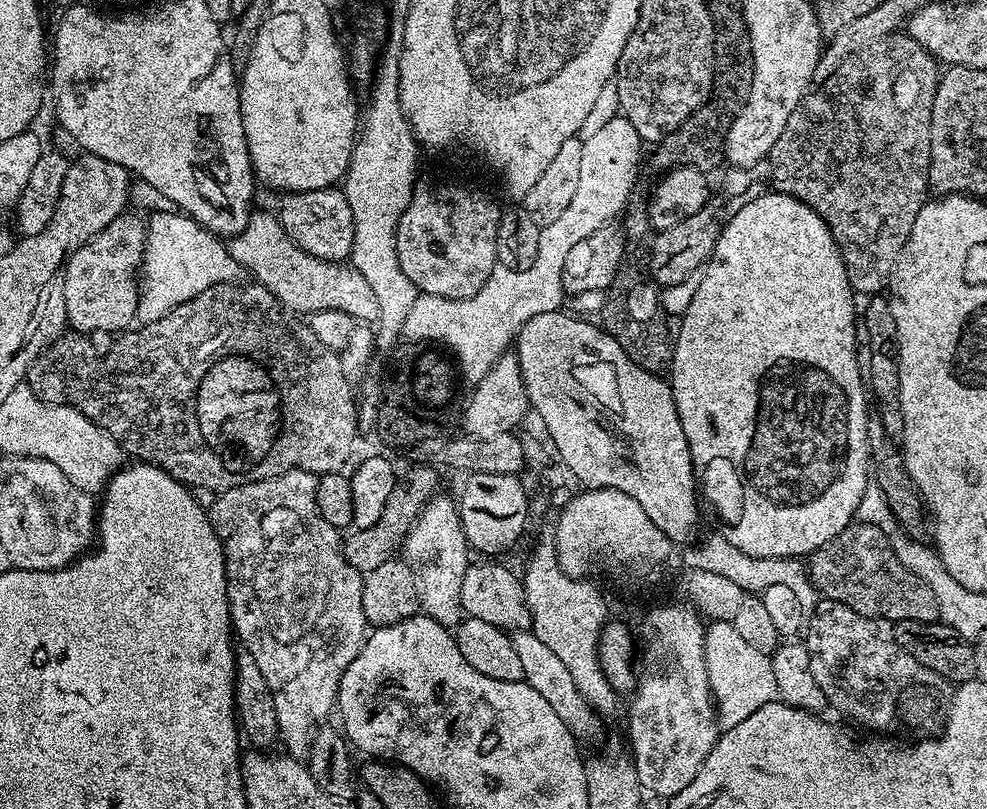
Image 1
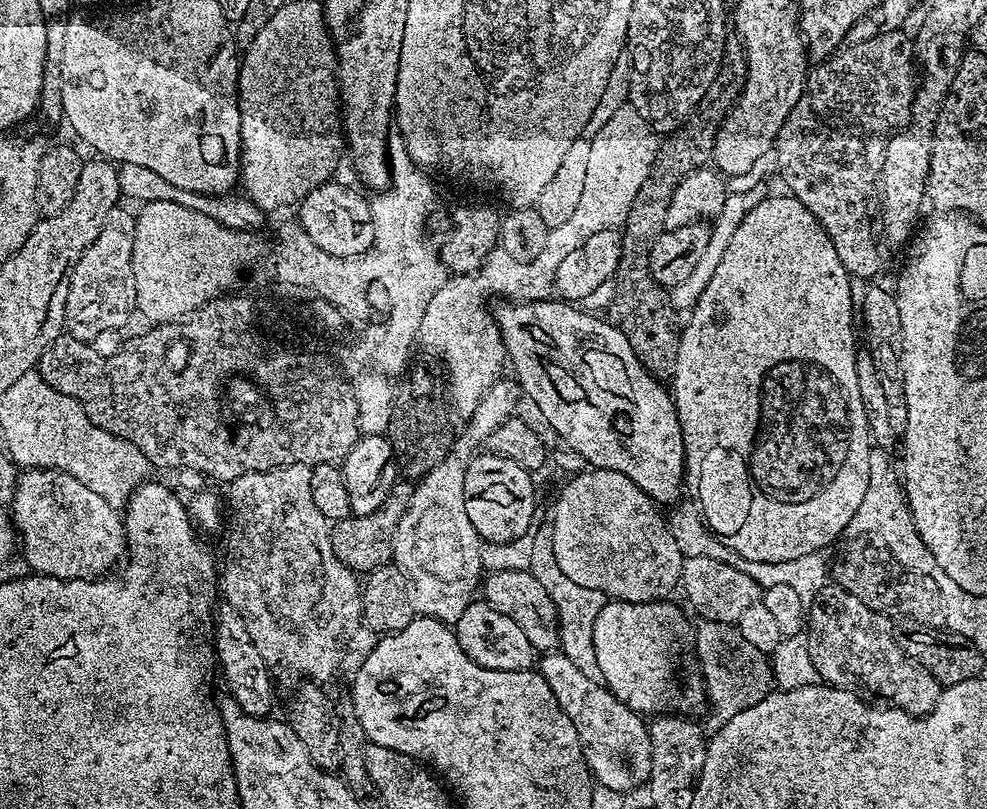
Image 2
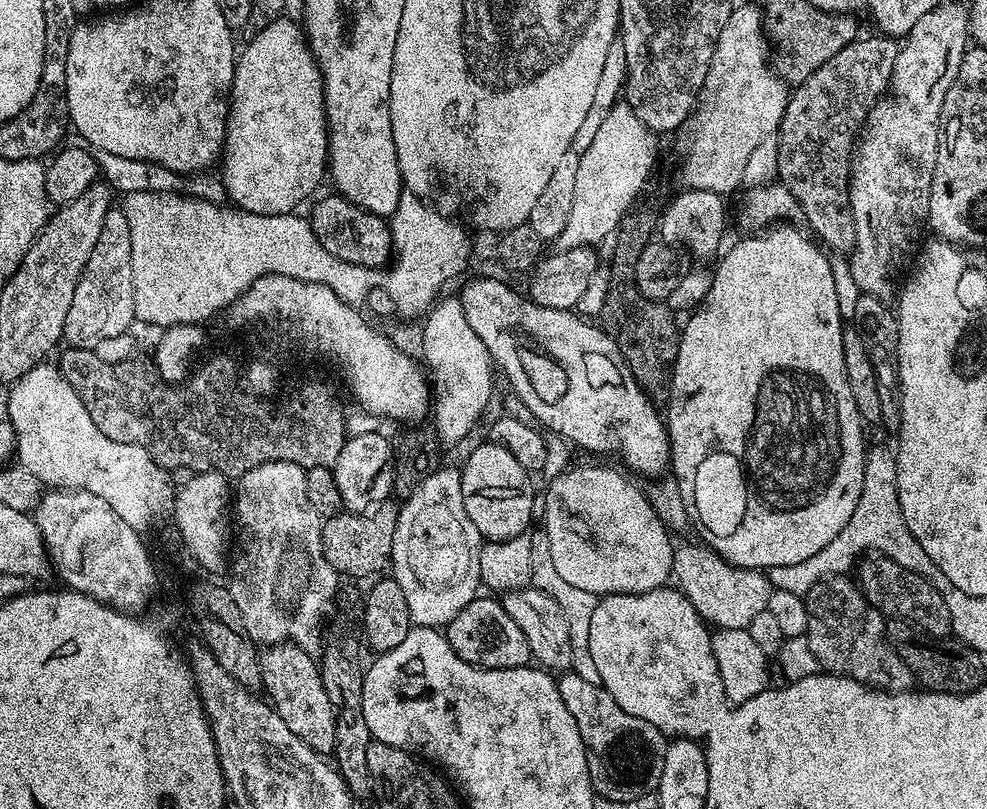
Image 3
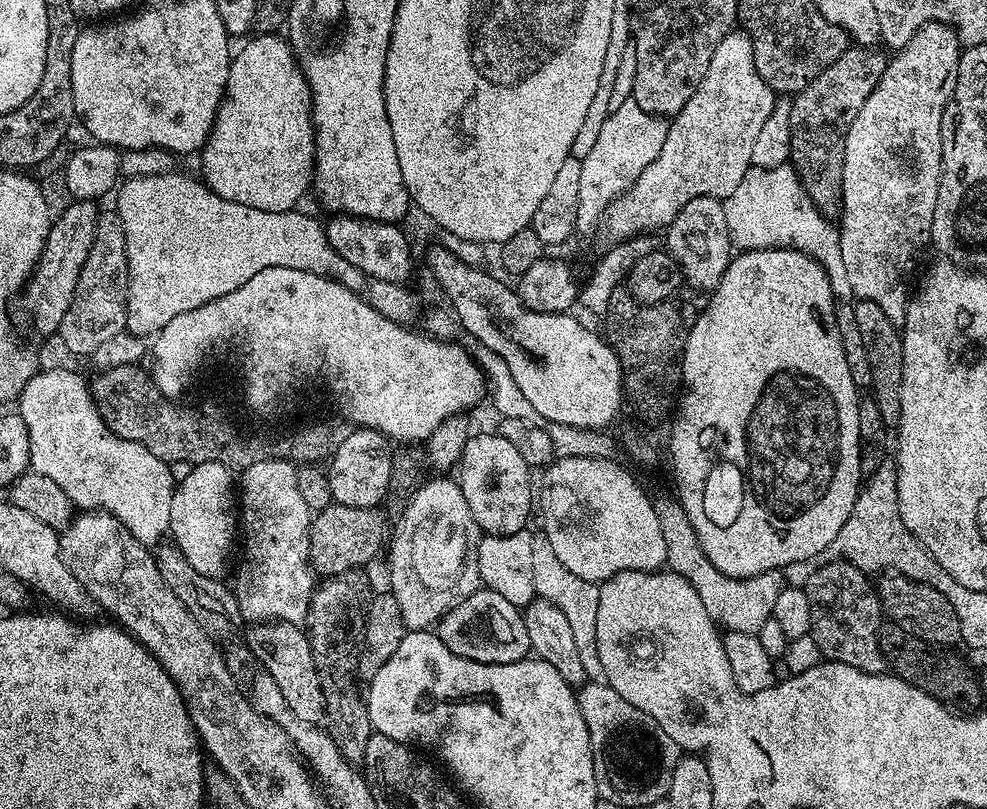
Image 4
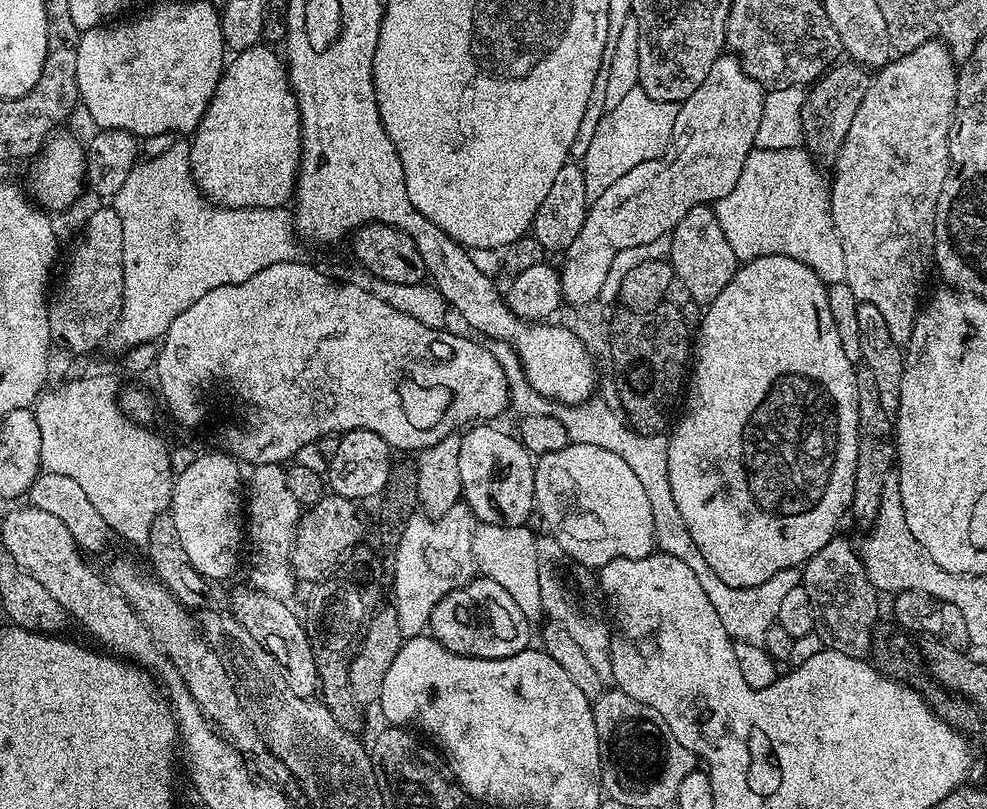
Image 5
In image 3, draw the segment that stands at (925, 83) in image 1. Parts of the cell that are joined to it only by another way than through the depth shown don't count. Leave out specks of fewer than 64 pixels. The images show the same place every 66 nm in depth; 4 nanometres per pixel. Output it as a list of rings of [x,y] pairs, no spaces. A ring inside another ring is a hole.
[[[873,34],[863,38],[857,38],[852,43],[846,45],[842,50],[838,50],[838,54],[834,54],[834,58],[830,58],[830,62],[826,62],[818,70],[814,70],[814,74],[810,74],[810,78],[806,78],[803,86],[797,87],[795,91],[788,97],[788,105],[784,111],[784,117],[778,129],[778,139],[776,145],[778,146],[778,180],[781,185],[787,188],[788,194],[792,195],[799,204],[799,211],[808,219],[807,227],[815,234],[815,237],[823,244],[825,249],[831,250],[836,254],[851,253],[854,246],[854,218],[852,211],[848,205],[848,182],[852,178],[852,158],[854,149],[858,143],[858,137],[861,135],[862,129],[868,119],[868,113],[871,112],[872,107],[876,105],[880,99],[889,91],[892,75],[894,74],[894,62],[900,53],[900,44],[891,36],[881,34]]]

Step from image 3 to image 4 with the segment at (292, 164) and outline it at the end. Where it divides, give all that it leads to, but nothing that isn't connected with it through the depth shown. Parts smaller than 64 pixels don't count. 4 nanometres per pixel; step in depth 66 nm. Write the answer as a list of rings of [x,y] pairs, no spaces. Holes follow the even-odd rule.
[[[253,35],[247,41],[244,49],[237,51],[232,58],[228,85],[224,87],[224,100],[220,103],[220,109],[216,115],[216,121],[208,141],[199,153],[202,179],[208,185],[208,189],[230,202],[238,202],[242,206],[254,206],[254,210],[270,210],[271,212],[291,212],[297,207],[296,204],[304,195],[309,195],[314,184],[314,173],[316,171],[316,128],[312,124],[312,92],[308,89],[308,79],[300,69],[299,62],[292,53],[292,46],[283,35],[280,36],[256,36]]]

